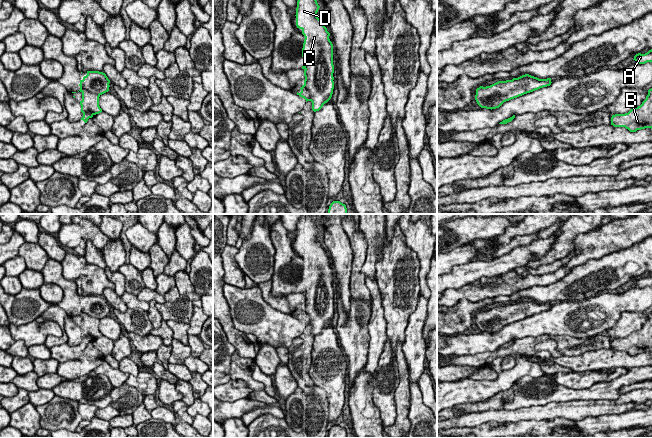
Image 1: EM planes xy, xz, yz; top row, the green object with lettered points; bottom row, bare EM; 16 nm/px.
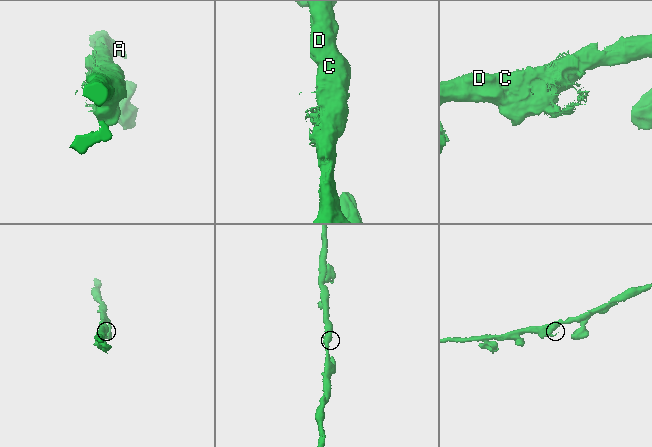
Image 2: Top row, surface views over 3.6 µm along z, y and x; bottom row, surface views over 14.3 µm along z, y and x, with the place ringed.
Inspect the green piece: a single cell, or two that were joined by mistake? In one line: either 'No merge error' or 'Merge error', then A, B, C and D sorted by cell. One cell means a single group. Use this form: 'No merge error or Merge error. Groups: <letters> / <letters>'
No merge error. Groups: A B C D

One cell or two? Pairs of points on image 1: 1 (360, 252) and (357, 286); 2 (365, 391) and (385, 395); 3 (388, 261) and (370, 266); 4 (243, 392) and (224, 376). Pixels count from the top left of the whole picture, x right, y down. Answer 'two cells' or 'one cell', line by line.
1: one cell
2: two cells
3: two cells
4: two cells

